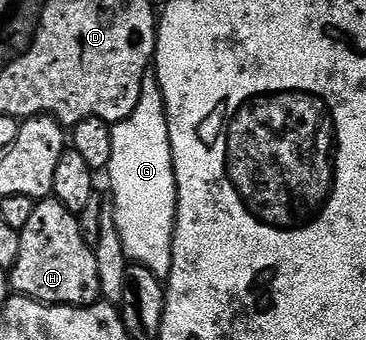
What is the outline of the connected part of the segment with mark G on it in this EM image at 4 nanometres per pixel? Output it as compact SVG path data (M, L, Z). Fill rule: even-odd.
M154 78L144 79L137 109L133 109L128 119L112 126L111 136L113 157L105 175L111 178L115 228L121 237L121 245L132 264L149 269L159 279L166 280L173 265L175 214L179 198L163 90Z

